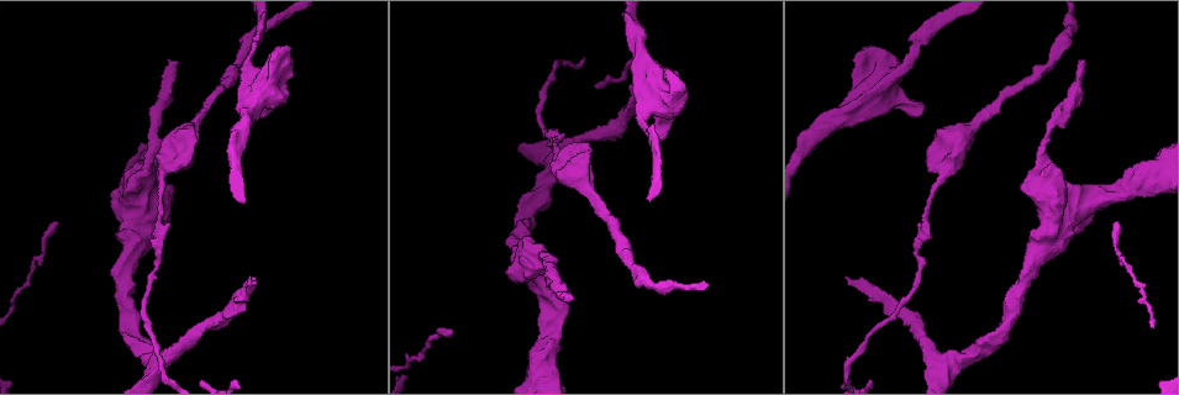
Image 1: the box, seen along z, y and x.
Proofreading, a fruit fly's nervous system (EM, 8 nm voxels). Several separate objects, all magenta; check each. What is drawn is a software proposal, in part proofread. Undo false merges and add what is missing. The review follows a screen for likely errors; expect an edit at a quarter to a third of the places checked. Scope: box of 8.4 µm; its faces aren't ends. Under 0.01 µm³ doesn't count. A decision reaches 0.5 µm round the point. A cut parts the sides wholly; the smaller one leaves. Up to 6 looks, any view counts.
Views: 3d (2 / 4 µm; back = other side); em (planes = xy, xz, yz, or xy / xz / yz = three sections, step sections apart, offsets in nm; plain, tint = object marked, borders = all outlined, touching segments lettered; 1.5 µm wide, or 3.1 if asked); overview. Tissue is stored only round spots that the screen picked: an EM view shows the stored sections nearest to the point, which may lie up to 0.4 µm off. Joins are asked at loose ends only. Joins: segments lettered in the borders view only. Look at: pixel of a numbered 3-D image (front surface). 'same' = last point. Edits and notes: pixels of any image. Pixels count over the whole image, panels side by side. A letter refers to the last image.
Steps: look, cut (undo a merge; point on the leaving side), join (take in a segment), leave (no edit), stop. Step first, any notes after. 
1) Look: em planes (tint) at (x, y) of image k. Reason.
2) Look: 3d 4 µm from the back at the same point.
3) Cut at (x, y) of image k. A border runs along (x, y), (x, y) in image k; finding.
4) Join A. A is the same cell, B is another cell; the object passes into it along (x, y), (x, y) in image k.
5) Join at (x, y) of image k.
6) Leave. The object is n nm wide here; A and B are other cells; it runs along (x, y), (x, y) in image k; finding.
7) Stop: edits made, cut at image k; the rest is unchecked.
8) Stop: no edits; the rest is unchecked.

Look: em planes (borders) at (892, 77) of image 1. Thick turns thin.

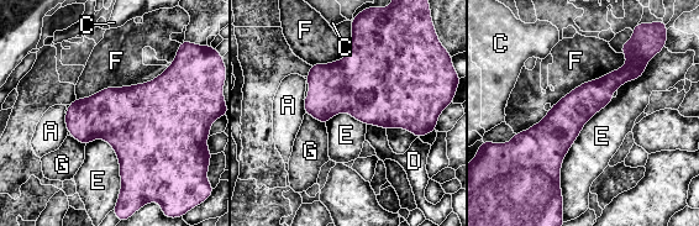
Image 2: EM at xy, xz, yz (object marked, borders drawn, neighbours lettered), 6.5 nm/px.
Leave. The object is 260 nm wide here; A, C, D, E, F and G are other cells; all the same neuron.

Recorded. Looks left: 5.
Look: em xz step 8 (borders) at (931, 198) of image 1. A narrow waist.

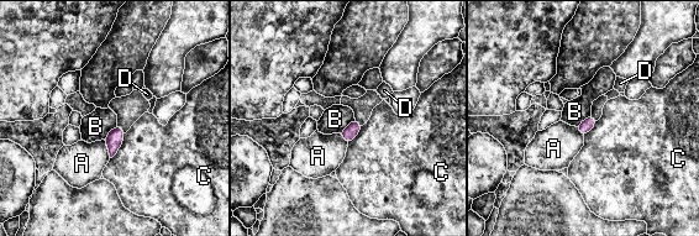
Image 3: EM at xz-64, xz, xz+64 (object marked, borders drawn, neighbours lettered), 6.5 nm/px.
Leave. A, B, C and D are other cells; one neuron here.

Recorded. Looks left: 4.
Look: em yz step 4 (borders) at (508, 275) of image 1. Stops while still wide.

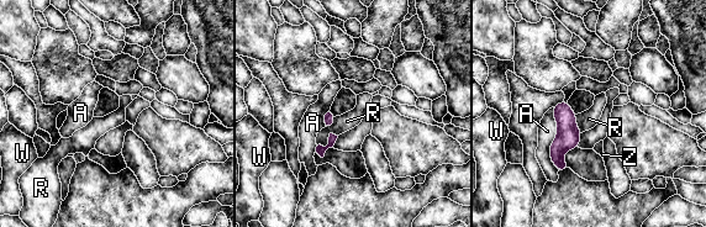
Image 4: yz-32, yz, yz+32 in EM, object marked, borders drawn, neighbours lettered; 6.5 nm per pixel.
Look: em planes (borders) at the same point. Cut it another way.

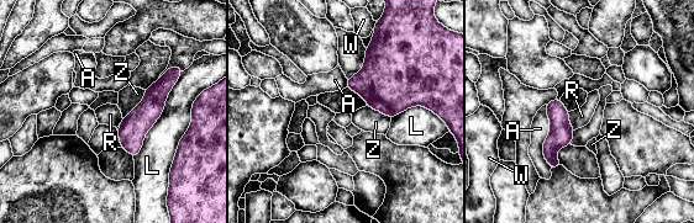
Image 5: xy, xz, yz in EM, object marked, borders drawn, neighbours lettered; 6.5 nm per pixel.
Leave. A, L, R, W and Z are other cells; it runs along (159, 84), (133, 127), (133, 153) in image 5; none of them fits.

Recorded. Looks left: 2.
Stop: no edits; the rest is unchecked.

